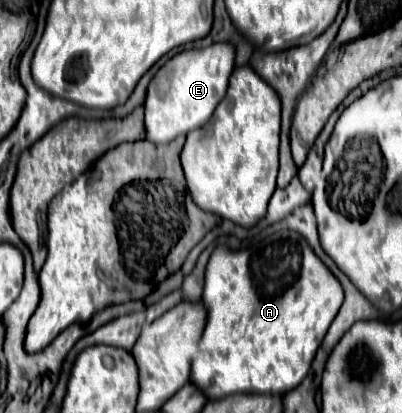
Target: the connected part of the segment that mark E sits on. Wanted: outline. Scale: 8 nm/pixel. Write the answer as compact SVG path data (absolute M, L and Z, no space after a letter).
M216 42L208 48L184 50L172 56L152 78L148 86L146 108L146 140L166 144L178 134L204 126L218 102L224 98L228 78L234 70L234 46L230 42Z

